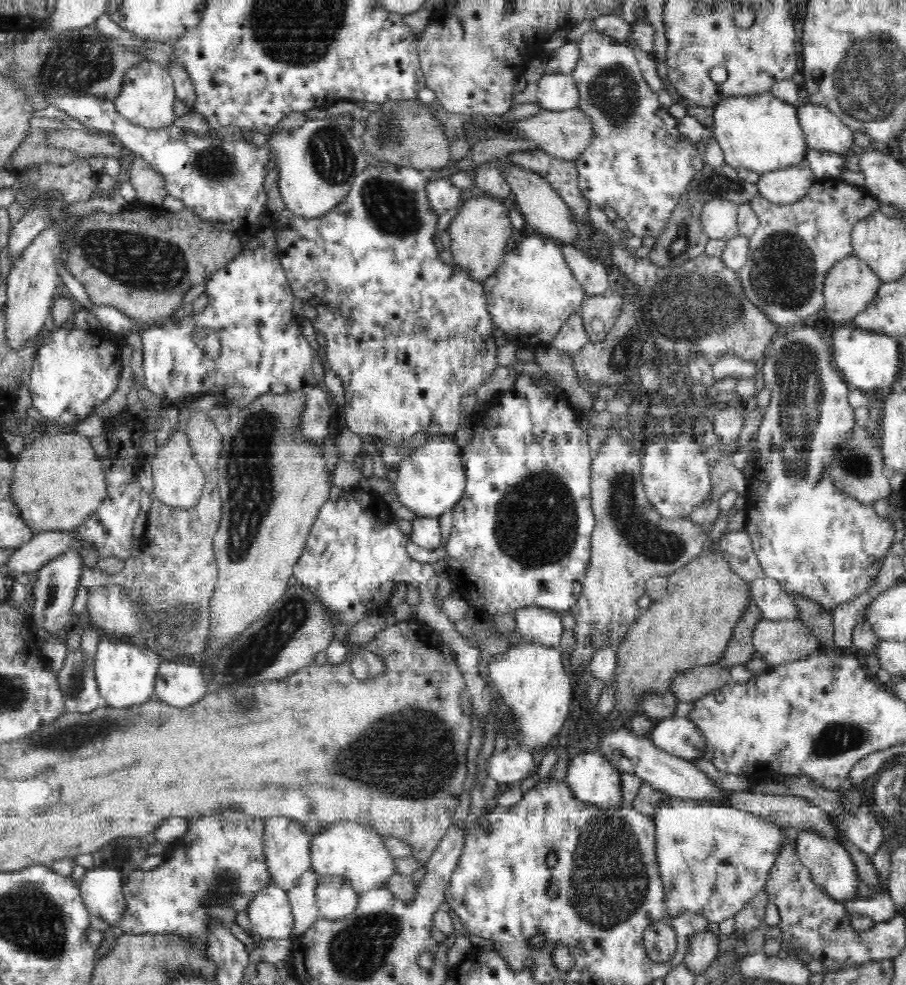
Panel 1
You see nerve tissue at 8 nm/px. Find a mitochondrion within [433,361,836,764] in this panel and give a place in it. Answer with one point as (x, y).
(536, 520)

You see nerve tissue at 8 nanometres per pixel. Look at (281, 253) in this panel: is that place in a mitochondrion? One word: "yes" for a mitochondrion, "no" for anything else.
no

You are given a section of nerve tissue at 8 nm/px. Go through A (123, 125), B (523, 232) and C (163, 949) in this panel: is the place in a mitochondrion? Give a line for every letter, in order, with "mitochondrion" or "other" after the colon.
A: other
B: other
C: other

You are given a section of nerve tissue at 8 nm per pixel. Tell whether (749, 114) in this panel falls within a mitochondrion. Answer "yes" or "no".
no

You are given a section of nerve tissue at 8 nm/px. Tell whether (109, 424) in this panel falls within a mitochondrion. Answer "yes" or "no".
no

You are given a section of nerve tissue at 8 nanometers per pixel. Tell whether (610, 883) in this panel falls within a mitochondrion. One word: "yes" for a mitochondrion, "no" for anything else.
yes

